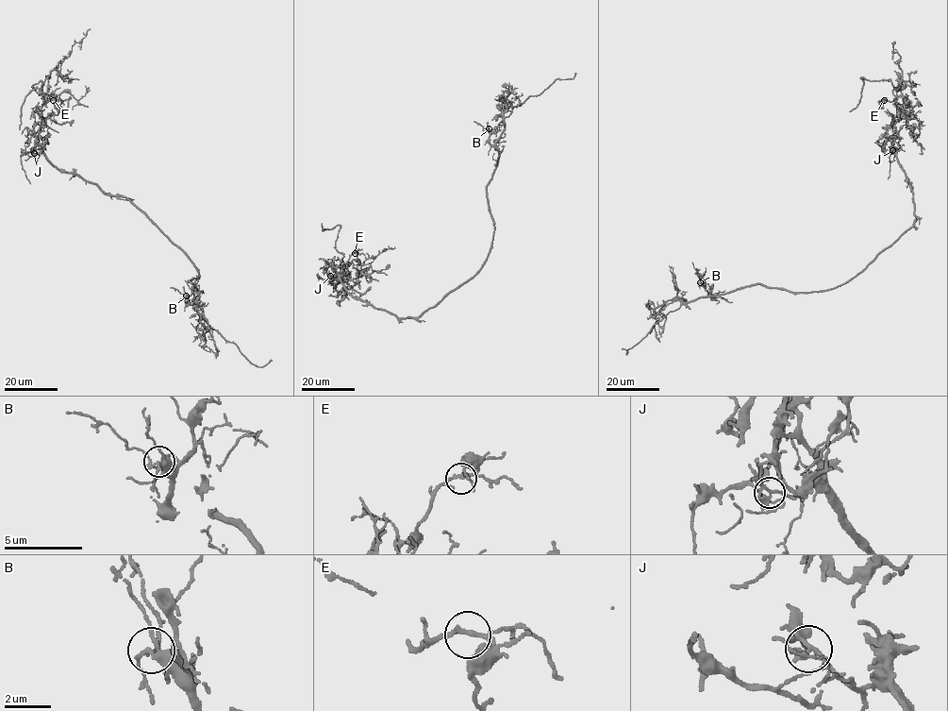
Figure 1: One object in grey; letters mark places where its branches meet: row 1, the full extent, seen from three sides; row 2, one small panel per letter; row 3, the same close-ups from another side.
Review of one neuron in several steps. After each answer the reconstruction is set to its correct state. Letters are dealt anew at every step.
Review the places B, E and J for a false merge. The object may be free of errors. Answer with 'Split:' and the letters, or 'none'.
Split: J

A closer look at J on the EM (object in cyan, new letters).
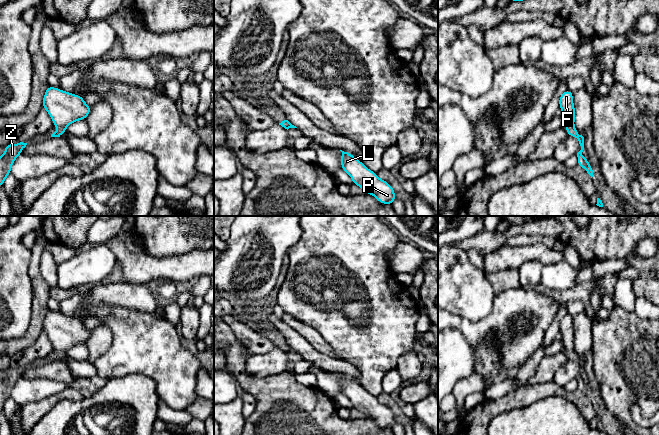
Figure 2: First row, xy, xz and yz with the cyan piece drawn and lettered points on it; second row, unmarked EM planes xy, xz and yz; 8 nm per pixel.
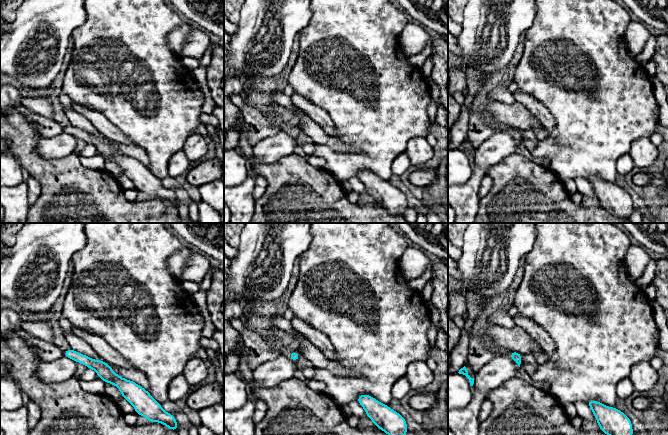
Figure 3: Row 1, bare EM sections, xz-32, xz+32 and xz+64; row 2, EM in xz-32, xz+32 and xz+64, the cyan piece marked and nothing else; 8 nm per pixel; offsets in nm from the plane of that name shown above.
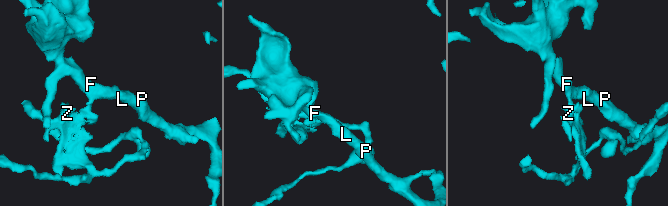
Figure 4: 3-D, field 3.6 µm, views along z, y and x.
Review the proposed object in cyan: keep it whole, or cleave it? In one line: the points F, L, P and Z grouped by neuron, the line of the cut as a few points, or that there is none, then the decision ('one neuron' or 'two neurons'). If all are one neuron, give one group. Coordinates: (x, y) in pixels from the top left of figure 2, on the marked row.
F L P / Z; cut in xy along (57, 125), (65, 128); two neurons

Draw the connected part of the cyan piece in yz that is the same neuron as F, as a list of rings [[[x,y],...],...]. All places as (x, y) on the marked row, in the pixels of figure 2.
[[[567,90],[559,97],[559,107],[562,111],[562,120],[566,128],[574,126],[575,106],[573,104],[573,91]]]

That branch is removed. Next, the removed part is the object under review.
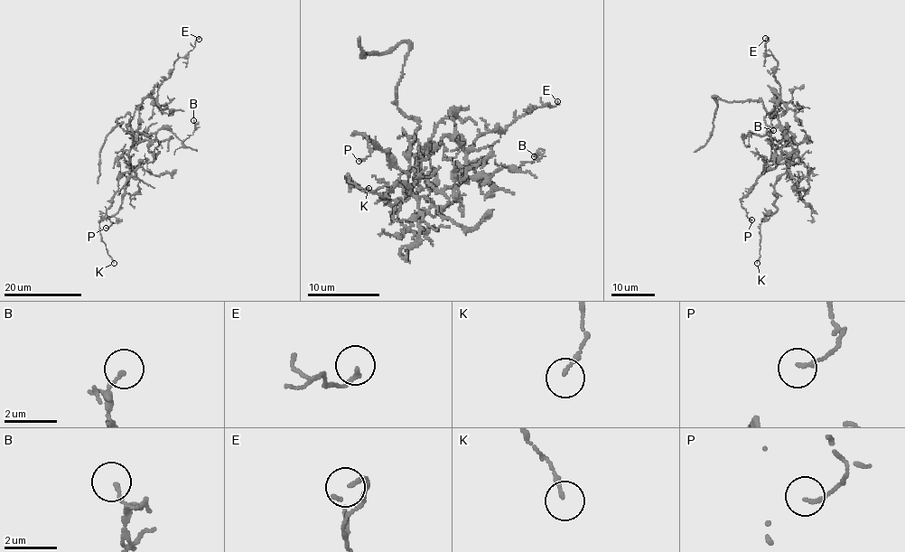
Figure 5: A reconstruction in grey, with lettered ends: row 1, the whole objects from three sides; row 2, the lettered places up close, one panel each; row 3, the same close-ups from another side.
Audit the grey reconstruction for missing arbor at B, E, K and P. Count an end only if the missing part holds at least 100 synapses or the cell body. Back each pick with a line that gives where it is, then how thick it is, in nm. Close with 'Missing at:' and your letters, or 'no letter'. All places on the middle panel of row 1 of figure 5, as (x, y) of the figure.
Missing at: no letter

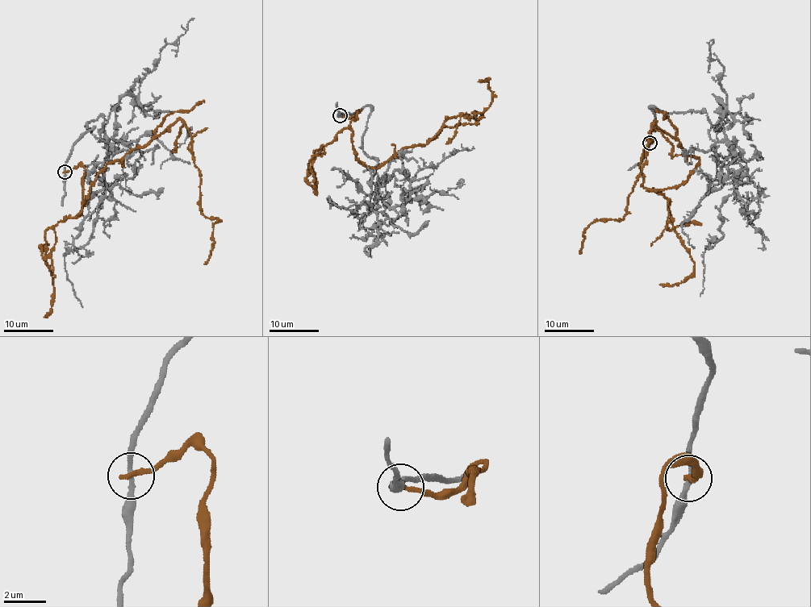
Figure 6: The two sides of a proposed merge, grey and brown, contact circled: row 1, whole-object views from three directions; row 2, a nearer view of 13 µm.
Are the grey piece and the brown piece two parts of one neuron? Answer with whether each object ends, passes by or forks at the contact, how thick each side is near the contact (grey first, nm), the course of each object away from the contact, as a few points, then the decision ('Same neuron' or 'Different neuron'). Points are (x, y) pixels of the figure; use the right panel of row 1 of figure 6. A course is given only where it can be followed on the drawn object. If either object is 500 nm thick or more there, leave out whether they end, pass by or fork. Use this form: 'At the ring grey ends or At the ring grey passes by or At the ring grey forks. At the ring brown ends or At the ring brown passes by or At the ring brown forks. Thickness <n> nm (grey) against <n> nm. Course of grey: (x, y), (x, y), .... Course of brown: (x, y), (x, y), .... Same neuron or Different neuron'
At the ring grey passes by. At the ring brown ends. Thickness 220 nm (grey) against 280 nm. Course of grey: (650, 143), (650, 107), (704, 111), (739, 164), (733, 193), (720, 208), (723, 236), (704, 253), (700, 296). Course of brown: (650, 143), (640, 172), (650, 190), (677, 188), (700, 160), (654, 122), (622, 220), (594, 221), (580, 253). Different neuron

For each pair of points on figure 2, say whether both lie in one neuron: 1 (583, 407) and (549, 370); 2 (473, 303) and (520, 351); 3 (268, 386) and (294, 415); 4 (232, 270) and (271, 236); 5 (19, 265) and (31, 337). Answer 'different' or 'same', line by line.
1: different
2: different
3: same
4: same
5: different

